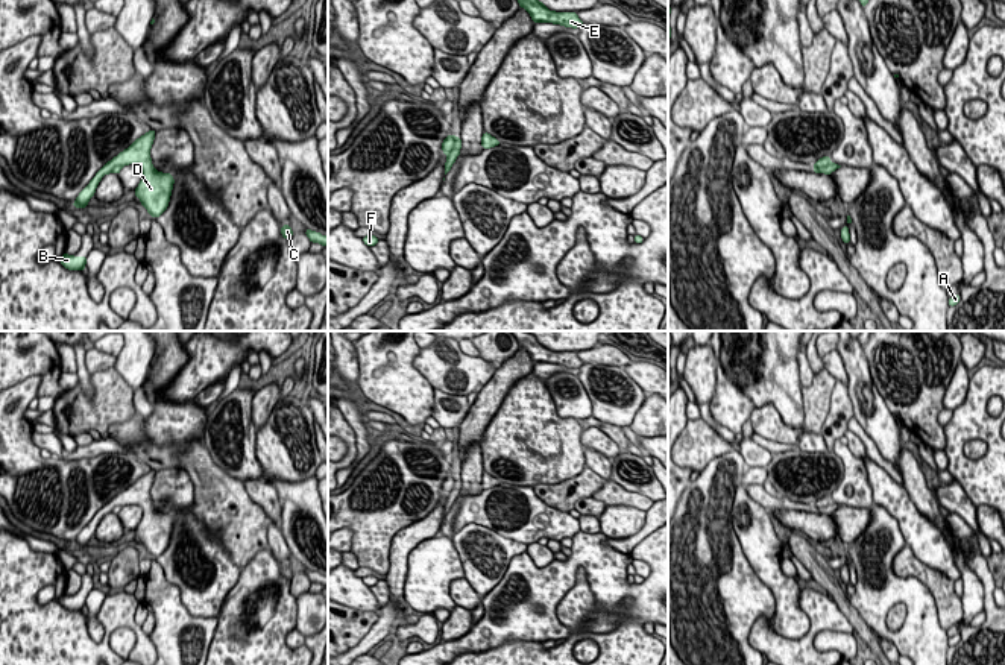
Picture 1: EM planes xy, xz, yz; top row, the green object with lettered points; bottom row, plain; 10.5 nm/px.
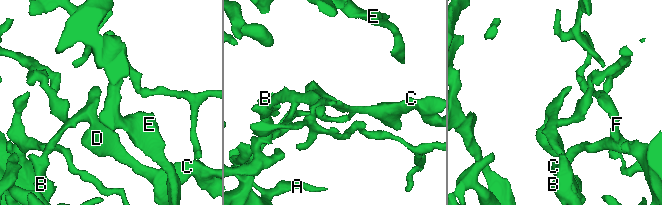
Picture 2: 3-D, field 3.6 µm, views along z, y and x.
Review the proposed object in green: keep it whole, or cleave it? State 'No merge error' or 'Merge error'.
Merge error

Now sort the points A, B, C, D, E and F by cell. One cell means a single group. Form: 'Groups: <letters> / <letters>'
Groups: A F / B C D E

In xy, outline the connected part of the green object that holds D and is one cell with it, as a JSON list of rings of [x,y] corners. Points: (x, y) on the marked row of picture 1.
[[[150,129],[137,138],[128,149],[108,161],[79,193],[73,202],[73,206],[87,208],[88,200],[94,196],[102,178],[108,173],[112,173],[115,167],[137,164],[143,169],[143,178],[134,193],[141,200],[141,205],[147,210],[150,217],[159,217],[169,206],[175,179],[170,173],[158,172],[152,165],[150,149],[155,134],[156,131]]]

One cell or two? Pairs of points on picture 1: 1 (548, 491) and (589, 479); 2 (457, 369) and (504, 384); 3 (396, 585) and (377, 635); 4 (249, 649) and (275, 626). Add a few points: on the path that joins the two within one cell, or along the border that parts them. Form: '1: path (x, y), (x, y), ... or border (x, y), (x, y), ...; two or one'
1: path (559, 491), (579, 485); one
2: border (498, 366), (494, 375), (477, 390); two
3: border (390, 601), (401, 611), (400, 621); two
4: path (255, 642), (269, 629); one

